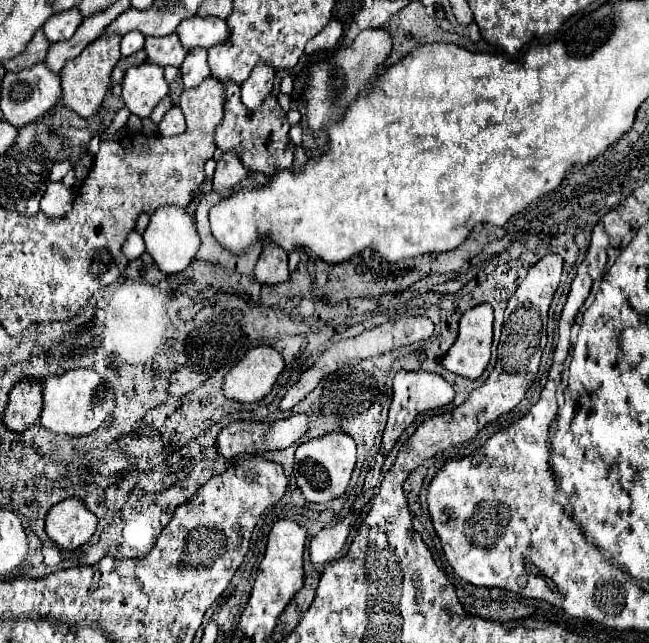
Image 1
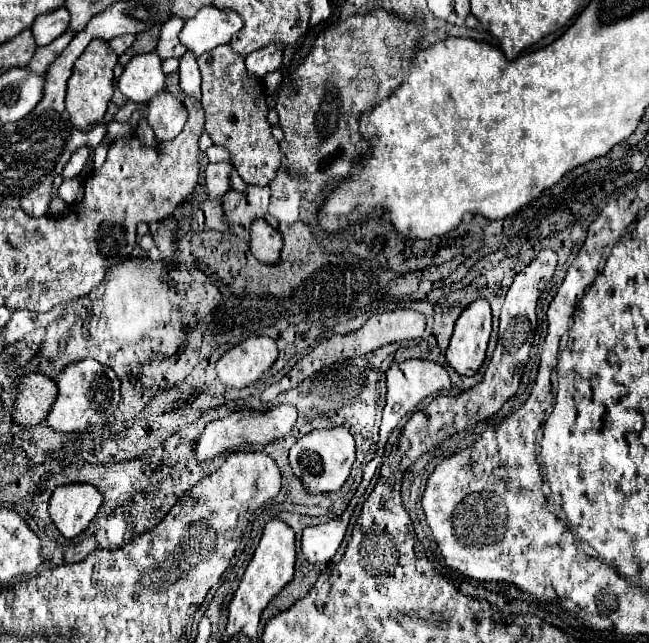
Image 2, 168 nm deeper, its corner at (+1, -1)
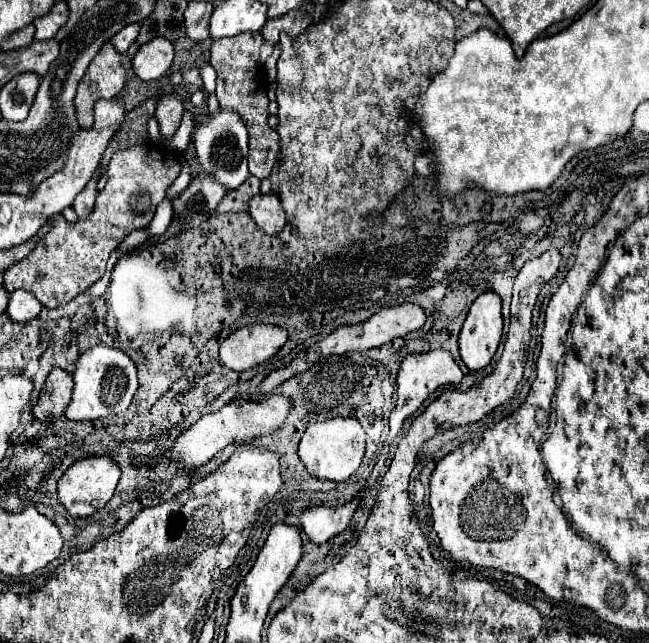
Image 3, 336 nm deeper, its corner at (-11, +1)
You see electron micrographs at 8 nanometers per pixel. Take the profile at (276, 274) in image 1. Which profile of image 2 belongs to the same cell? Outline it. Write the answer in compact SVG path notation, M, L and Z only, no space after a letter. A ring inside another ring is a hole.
M264 219L252 223L252 237L250 237L250 251L260 263L274 265L282 253L282 235L272 229Z

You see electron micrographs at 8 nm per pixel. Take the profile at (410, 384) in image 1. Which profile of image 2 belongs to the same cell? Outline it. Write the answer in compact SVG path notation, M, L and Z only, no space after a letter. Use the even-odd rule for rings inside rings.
M410 359L404 363L392 363L388 373L386 373L386 385L388 385L388 397L386 397L386 407L382 415L382 425L380 425L380 443L384 445L390 433L398 427L402 417L412 413L416 405L426 399L428 395L436 395L440 389L450 389L450 377L444 367L440 367L434 361L424 361L424 359Z

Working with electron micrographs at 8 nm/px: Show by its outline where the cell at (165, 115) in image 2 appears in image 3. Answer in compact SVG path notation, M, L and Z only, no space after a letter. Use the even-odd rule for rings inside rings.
M168 93L160 99L156 107L156 119L160 125L162 139L170 139L178 131L182 115L184 115L184 103L176 93Z

